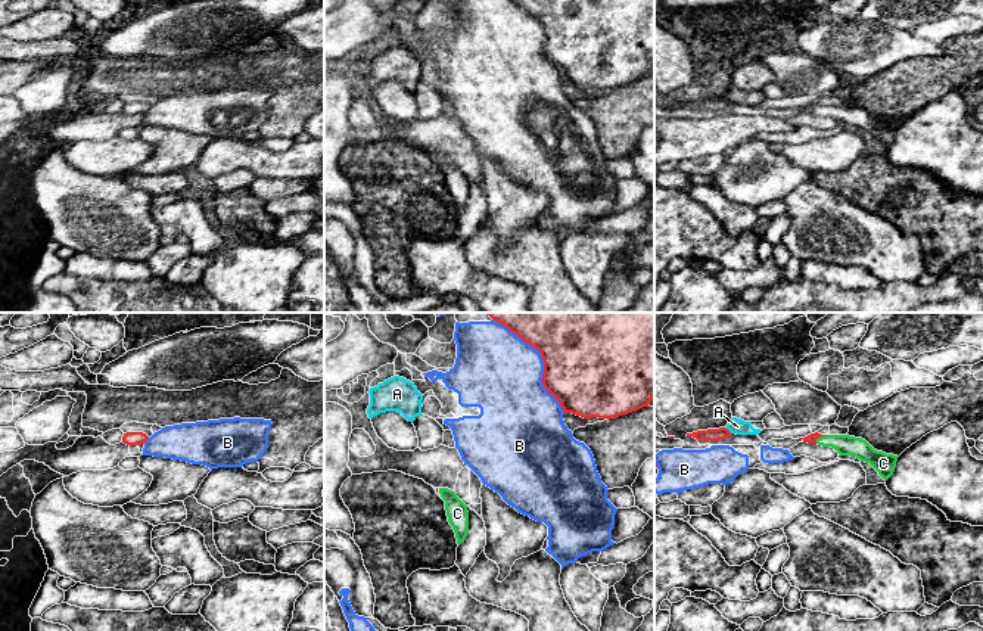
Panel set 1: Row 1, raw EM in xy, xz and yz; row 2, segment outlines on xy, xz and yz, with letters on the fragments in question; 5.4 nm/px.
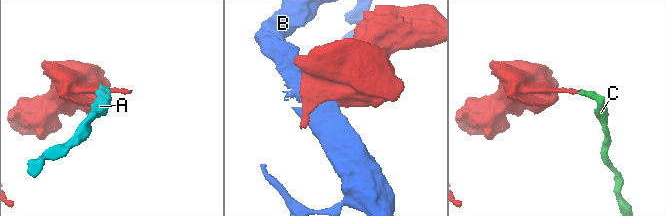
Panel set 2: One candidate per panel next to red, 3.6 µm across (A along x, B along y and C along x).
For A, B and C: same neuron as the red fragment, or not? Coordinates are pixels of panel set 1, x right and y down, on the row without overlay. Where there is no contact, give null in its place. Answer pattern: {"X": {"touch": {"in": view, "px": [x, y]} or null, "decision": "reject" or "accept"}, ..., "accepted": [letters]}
{"A": {"touch": {"in": "yz", "px": [728, 100]}, "decision": "reject"}, "B": {"touch": {"in": "xz", "px": [544, 37]}, "decision": "reject"}, "C": {"touch": {"in": "yz", "px": [820, 106]}, "decision": "accept"}, "accepted": ["C"]}

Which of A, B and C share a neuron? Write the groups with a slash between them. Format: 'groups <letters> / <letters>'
groups A / B / C

